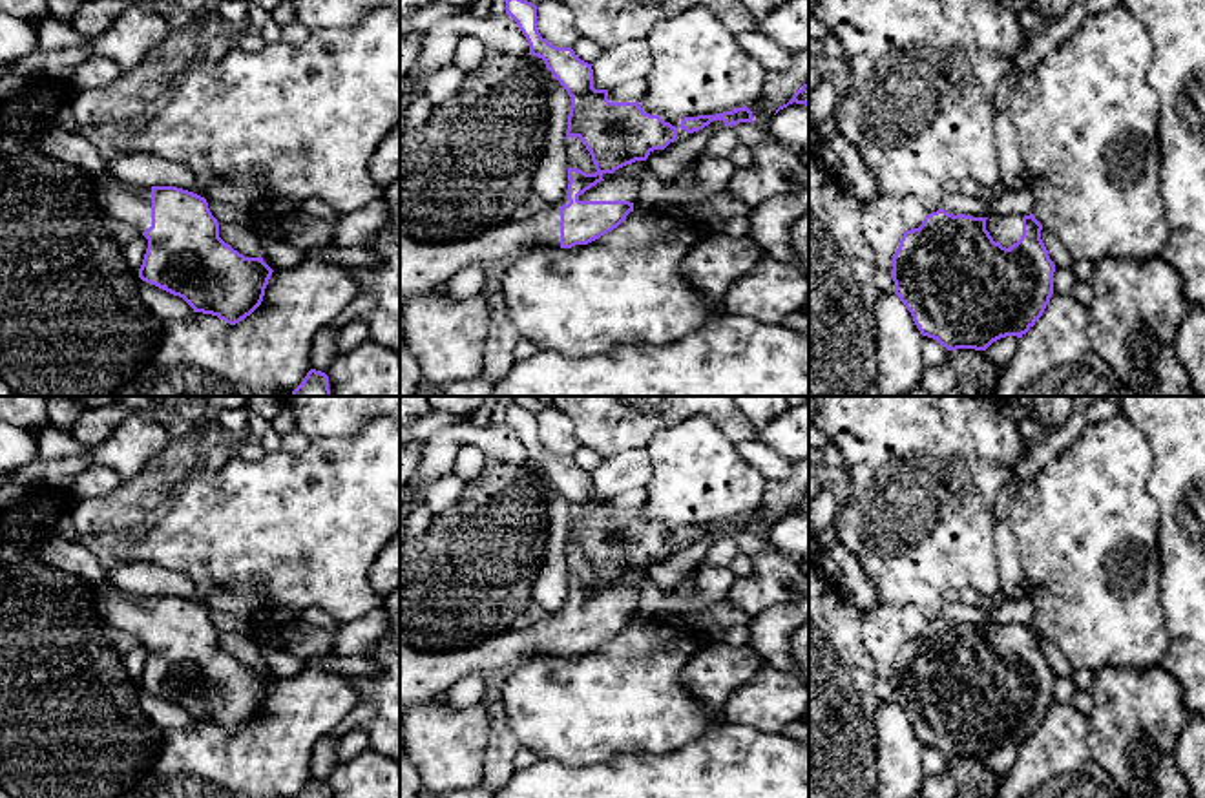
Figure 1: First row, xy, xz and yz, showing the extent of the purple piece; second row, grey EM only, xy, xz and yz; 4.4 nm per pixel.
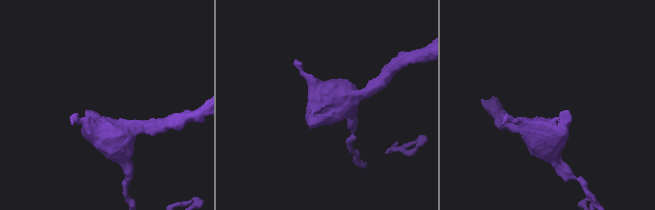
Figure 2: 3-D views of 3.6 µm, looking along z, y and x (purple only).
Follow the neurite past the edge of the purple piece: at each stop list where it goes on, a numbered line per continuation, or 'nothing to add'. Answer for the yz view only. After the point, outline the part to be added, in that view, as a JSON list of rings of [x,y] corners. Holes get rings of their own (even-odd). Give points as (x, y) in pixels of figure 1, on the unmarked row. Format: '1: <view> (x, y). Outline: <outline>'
1: yz (1006, 640). Outline: [[[990,625],[986,626],[986,639],[995,652],[1010,657],[1022,645],[1022,625]]]

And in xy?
1: xy (128, 612). Outline: [[[104,581],[91,588],[95,610],[106,626],[128,632],[141,643],[152,635],[152,595],[130,593]]]

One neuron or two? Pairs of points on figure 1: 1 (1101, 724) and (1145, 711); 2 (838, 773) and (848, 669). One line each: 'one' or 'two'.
1: one
2: one

